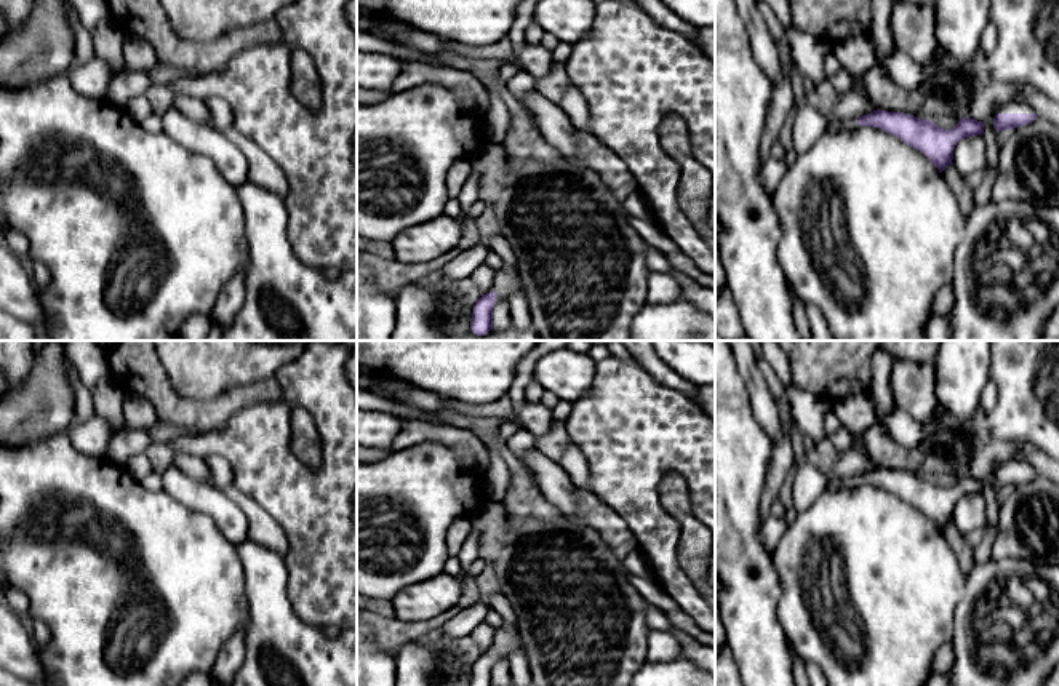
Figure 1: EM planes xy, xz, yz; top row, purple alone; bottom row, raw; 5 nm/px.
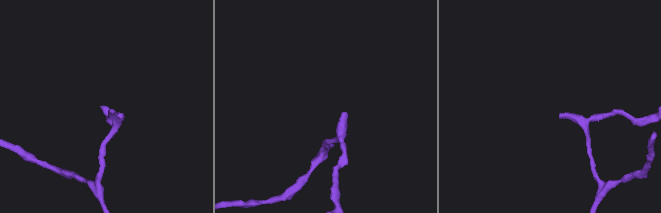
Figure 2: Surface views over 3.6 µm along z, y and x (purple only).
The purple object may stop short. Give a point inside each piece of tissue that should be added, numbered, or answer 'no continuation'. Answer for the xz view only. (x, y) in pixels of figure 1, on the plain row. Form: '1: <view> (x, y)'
no continuation

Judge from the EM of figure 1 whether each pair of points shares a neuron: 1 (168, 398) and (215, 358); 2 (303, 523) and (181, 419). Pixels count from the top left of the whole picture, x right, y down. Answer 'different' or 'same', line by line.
1: different
2: different

